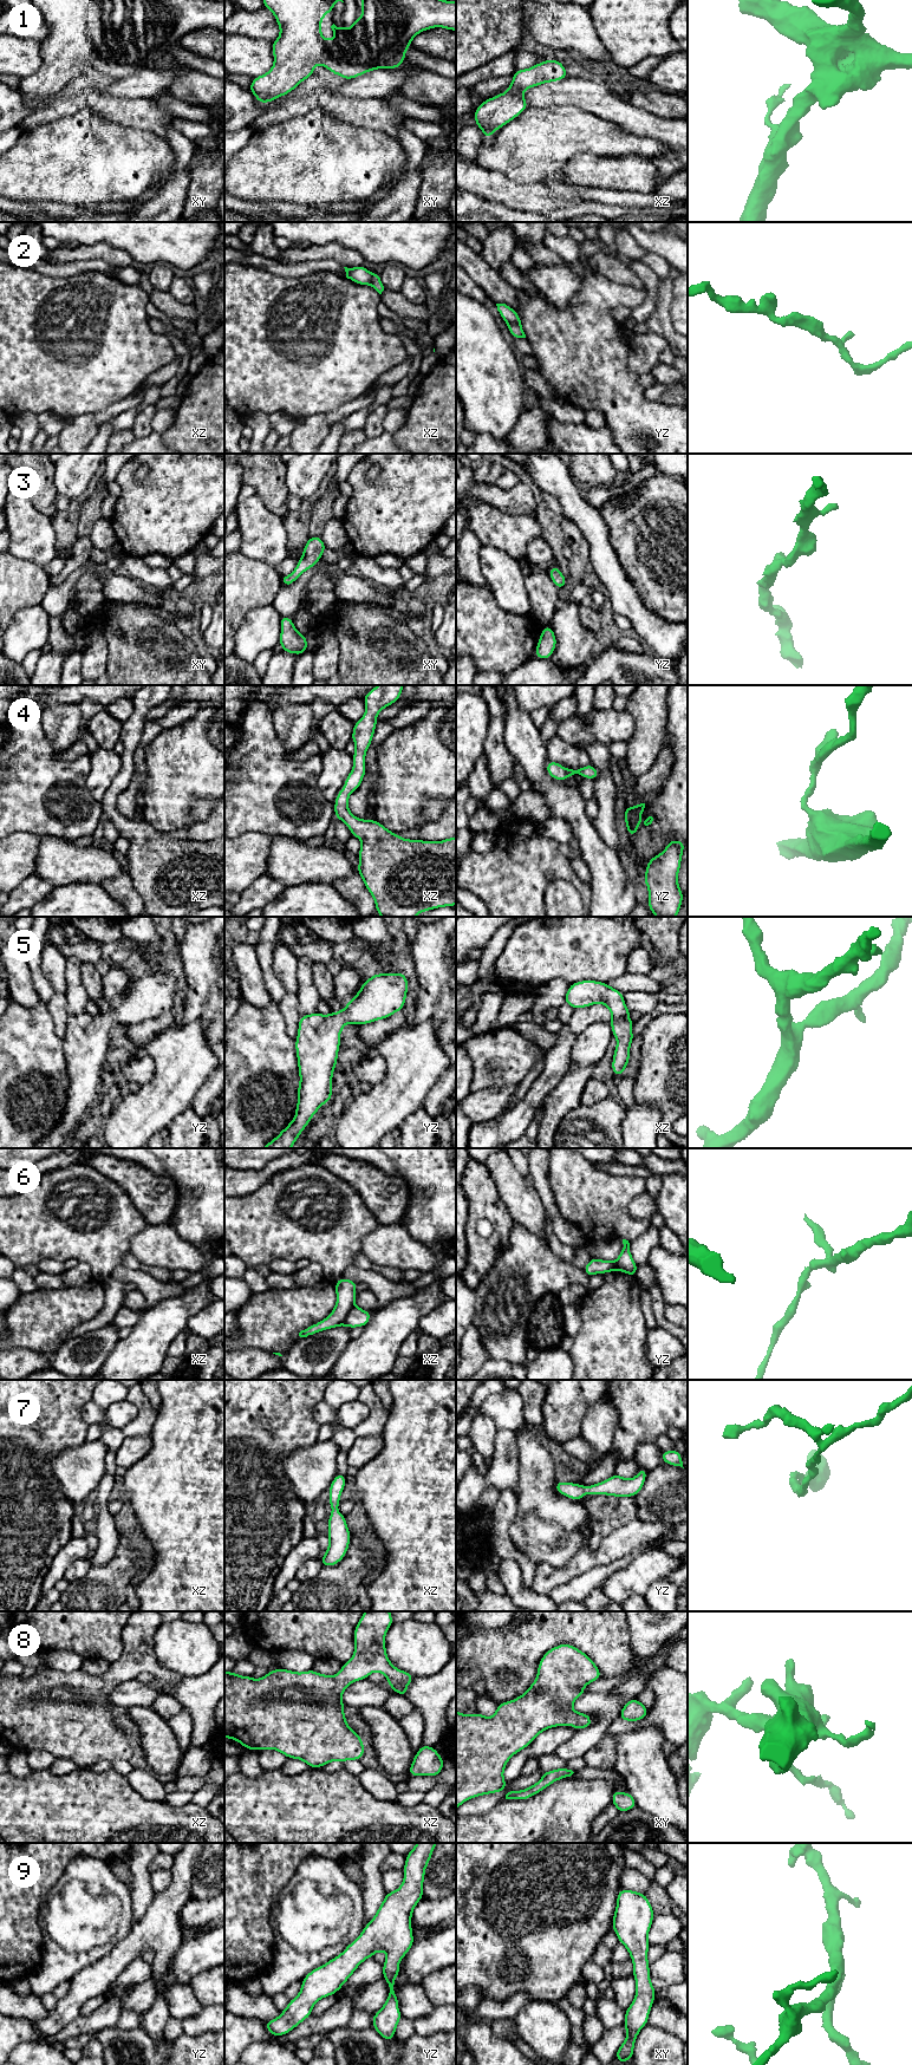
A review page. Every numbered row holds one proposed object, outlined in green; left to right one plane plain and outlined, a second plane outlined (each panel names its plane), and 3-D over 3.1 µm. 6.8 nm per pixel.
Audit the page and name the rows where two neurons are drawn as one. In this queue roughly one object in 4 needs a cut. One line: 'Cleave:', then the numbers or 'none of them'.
Cleave: 2

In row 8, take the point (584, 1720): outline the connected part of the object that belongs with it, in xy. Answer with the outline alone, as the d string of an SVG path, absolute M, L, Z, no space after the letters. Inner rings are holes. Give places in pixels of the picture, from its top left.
M564 1643L545 1653L530 1687L516 1699L499 1704L493 1717L456 1711L456 1810L471 1798L503 1791L507 1784L503 1778L507 1763L541 1732L568 1725L579 1731L593 1725L588 1713L574 1711L572 1704L585 1694L585 1686L600 1678L600 1670L589 1656L576 1647Z

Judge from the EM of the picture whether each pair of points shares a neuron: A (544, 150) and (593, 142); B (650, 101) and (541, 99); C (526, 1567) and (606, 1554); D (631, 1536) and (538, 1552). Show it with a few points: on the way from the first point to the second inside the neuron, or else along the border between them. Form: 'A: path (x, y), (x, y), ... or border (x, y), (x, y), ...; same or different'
A: path (555, 144), (581, 143); same
B: border (627, 99), (655, 114); different
C: border (535, 1565), (531, 1588); different
D: border (586, 1544), (566, 1563); different

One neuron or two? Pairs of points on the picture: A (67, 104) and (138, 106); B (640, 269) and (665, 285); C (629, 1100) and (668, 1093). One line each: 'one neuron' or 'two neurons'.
A: one neuron
B: two neurons
C: two neurons

